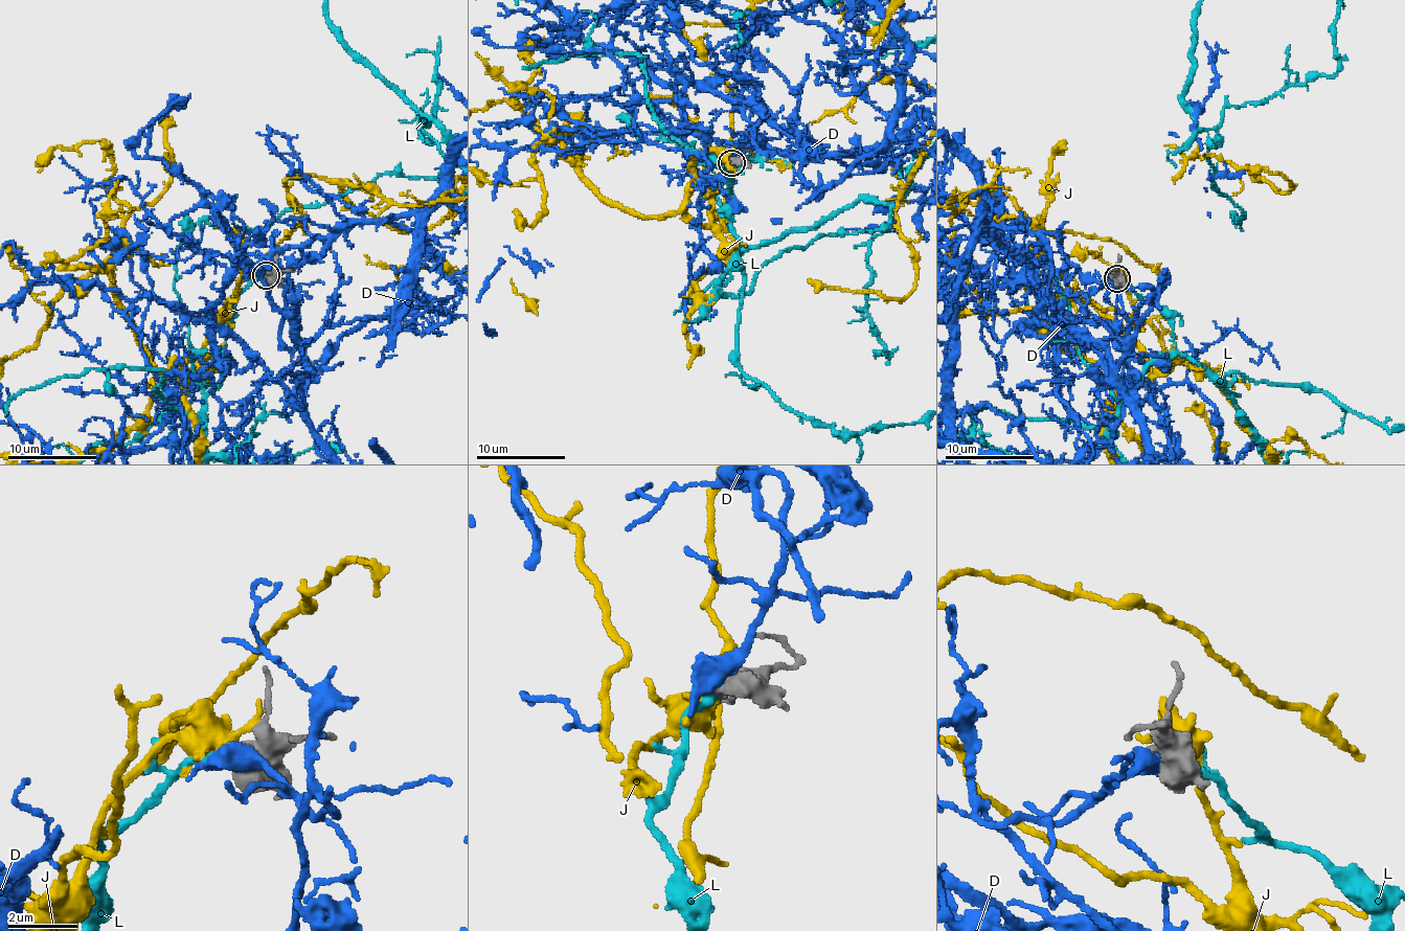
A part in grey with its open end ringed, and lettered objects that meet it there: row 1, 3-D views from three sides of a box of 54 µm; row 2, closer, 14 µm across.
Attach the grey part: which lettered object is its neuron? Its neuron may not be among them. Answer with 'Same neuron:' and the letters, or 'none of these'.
Same neuron: L

